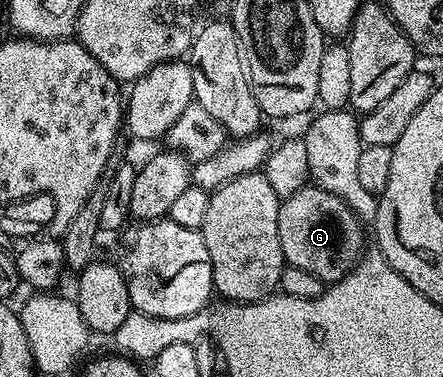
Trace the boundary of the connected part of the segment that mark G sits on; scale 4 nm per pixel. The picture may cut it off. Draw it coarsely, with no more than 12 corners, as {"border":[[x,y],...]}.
{"border":[[306,185],[283,200],[287,266],[325,285],[366,250],[361,216]]}

